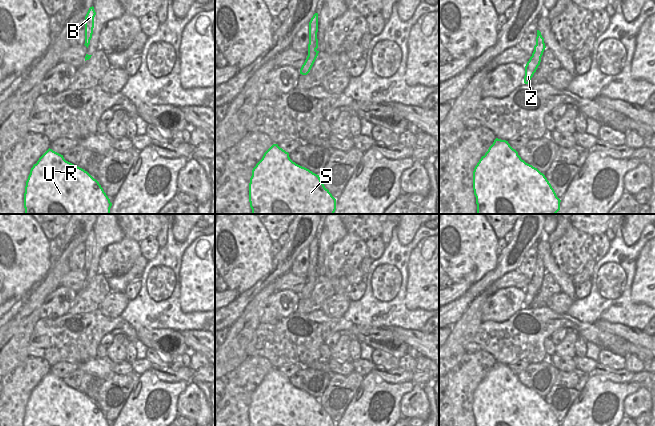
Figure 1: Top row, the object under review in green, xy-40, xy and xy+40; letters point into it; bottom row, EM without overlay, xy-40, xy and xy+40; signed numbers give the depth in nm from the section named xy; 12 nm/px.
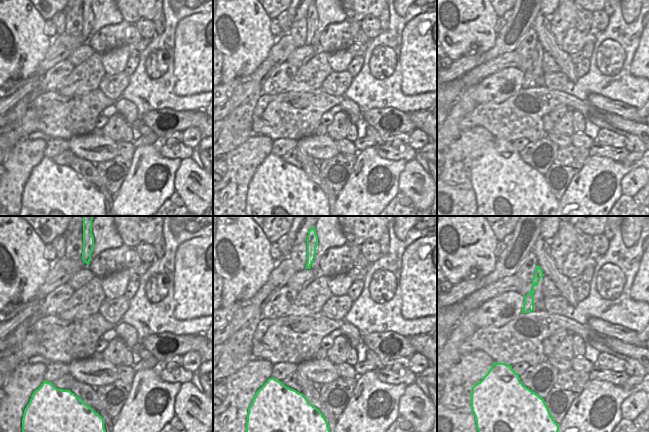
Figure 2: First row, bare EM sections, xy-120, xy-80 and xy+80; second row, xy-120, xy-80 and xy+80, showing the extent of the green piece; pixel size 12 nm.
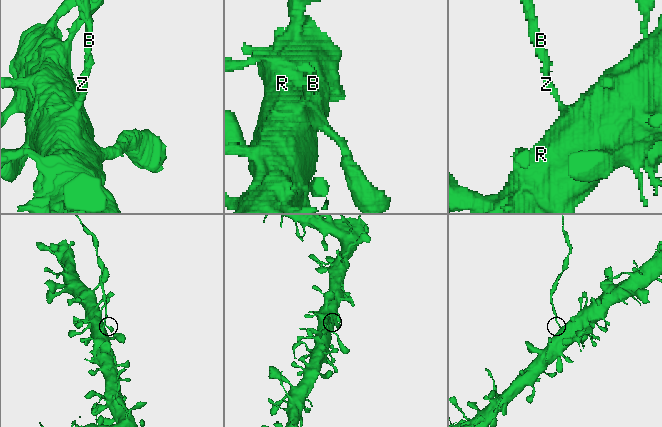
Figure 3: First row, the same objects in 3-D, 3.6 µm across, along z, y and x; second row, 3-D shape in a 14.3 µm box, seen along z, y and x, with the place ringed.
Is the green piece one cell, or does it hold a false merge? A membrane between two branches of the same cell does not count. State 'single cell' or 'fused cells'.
fused cells

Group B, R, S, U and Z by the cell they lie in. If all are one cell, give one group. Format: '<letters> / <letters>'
B / R S U Z

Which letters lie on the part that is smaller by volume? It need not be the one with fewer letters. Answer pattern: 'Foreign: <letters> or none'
Foreign: B.

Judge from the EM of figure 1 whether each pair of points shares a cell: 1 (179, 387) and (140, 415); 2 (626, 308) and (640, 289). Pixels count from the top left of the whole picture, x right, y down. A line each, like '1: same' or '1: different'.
1: same
2: different

